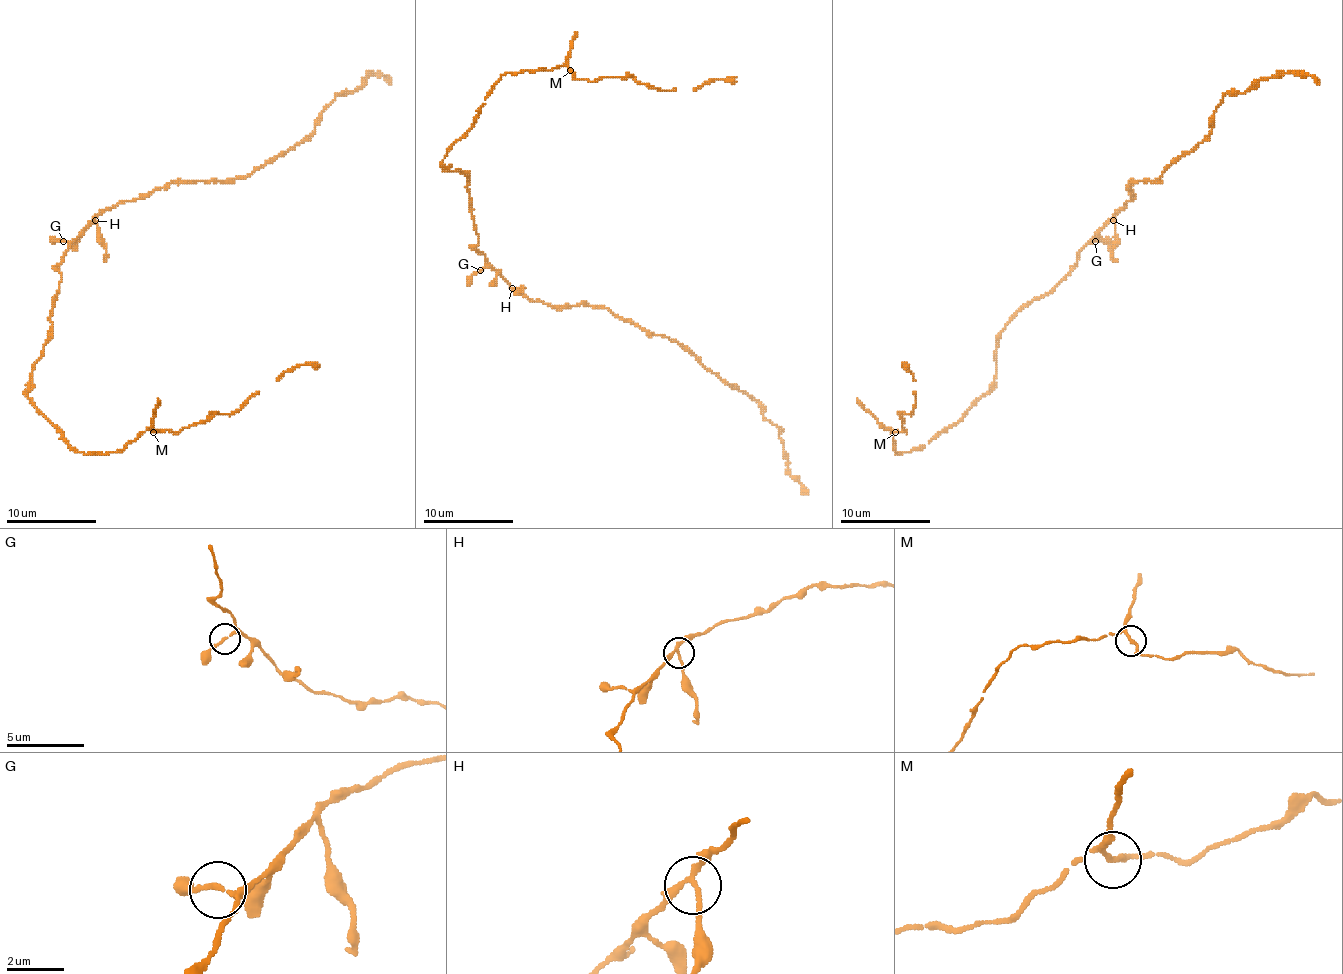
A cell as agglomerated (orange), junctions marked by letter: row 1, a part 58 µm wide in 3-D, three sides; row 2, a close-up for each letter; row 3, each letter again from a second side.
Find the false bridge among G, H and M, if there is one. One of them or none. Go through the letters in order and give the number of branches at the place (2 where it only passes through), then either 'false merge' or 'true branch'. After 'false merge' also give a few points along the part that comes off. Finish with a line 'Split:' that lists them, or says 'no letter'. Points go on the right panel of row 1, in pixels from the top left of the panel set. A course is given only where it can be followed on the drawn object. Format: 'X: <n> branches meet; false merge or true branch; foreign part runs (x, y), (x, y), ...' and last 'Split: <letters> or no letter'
G: 3 branches meet; true branch
H: 3 branches meet; false merge; foreign part runs (1113, 221), (1113, 250), (1117, 261)
M: 3 branches meet; true branch
Split: H

